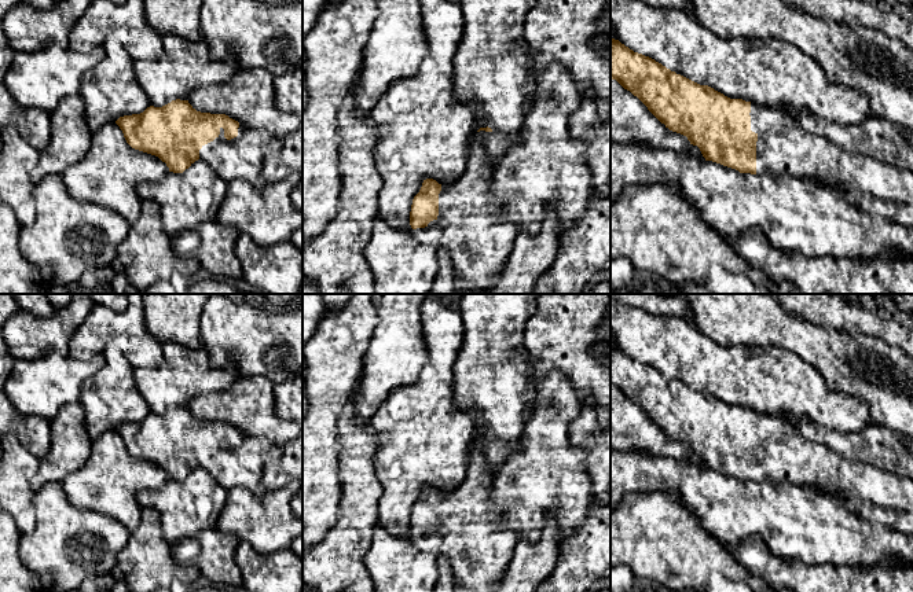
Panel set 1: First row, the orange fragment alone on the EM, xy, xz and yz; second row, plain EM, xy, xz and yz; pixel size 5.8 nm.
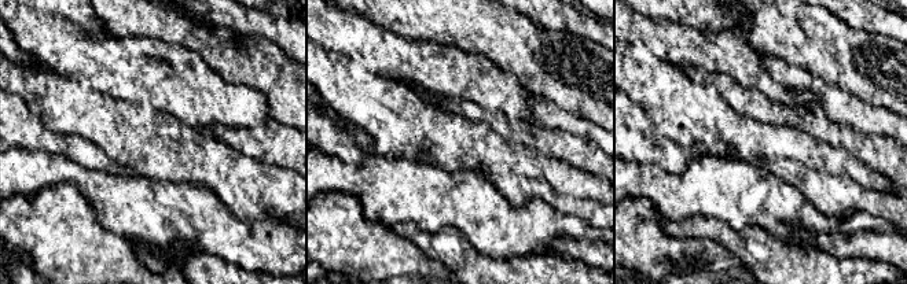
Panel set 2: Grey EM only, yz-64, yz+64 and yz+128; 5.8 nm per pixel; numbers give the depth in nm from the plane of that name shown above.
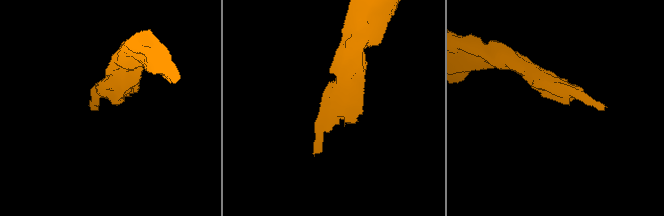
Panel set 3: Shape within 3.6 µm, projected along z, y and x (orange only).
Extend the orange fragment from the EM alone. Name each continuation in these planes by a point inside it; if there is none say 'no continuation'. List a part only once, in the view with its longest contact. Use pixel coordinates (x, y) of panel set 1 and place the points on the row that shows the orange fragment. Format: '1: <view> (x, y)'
1: yz (783, 147)

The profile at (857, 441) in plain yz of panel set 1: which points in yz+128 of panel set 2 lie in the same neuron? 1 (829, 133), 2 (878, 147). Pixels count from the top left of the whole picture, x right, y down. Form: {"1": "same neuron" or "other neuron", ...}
{"1": "same neuron", "2": "same neuron"}

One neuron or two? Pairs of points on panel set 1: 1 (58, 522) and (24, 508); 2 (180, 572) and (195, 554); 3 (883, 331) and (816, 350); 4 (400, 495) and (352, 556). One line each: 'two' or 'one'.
1: two
2: two
3: two
4: two

